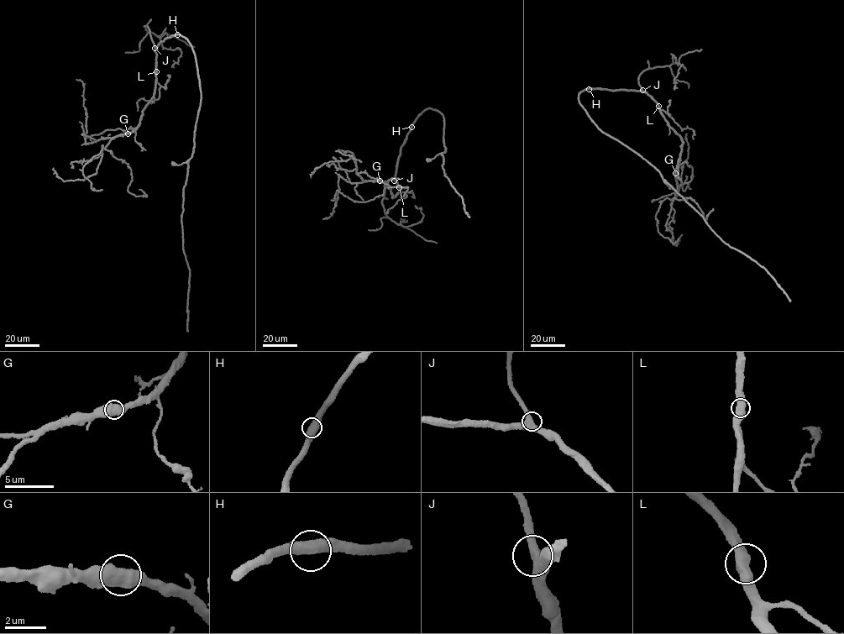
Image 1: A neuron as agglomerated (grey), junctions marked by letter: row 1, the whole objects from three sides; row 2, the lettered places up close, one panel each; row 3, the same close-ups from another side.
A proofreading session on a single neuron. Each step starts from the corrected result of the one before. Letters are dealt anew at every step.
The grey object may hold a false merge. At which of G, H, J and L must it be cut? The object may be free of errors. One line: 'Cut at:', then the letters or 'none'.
Cut at: none

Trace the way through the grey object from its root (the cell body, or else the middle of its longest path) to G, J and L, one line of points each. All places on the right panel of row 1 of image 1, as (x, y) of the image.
G: (579, 96), (582, 91), (595, 88), (647, 93), (657, 102), (665, 120), (683, 143), (675, 173)
J: (579, 96), (582, 91), (595, 88), (642, 90)
L: (579, 96), (582, 91), (595, 88), (642, 91), (658, 106)

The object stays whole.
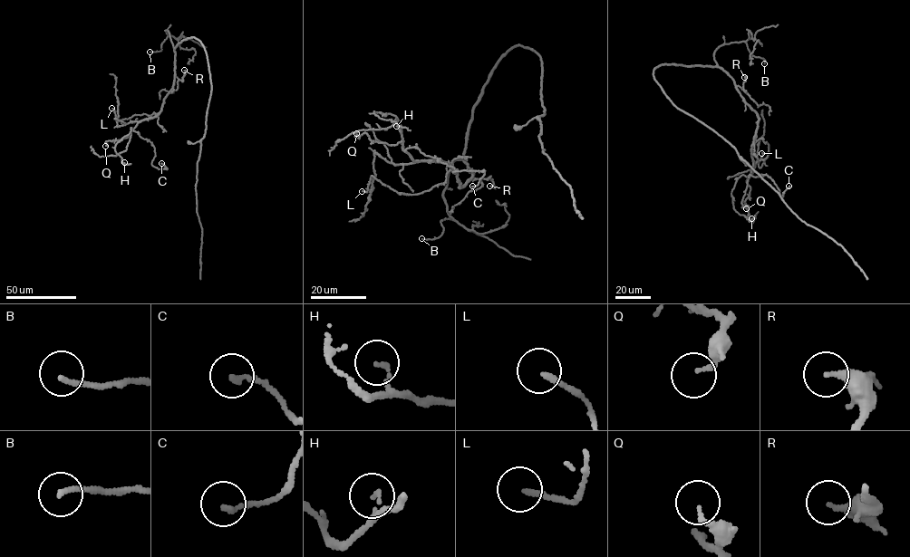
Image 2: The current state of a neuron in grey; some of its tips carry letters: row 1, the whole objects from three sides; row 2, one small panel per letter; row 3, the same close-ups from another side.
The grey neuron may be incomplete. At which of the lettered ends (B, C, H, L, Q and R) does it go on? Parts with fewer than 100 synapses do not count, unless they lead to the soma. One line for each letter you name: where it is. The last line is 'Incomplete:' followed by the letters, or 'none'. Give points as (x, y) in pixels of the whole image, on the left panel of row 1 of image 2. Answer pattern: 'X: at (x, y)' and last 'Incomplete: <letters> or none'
Incomplete: none

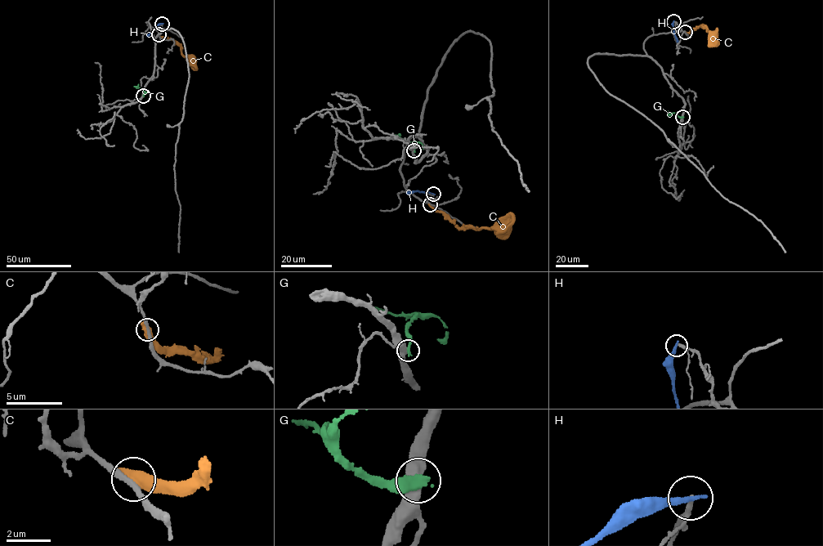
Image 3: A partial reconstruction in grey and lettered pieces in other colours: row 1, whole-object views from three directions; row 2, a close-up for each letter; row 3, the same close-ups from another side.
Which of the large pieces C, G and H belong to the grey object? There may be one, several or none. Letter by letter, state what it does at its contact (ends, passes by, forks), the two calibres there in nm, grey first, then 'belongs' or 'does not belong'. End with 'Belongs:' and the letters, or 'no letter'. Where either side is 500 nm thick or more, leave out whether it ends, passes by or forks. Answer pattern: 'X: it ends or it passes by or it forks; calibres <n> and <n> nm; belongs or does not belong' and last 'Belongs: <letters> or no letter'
C: calibres 240 and 650 nm; does not belong
G: calibres 550 and 400 nm; does not belong
H: it ends; calibres 170 and 280 nm; does not belong
Belongs: no letter

